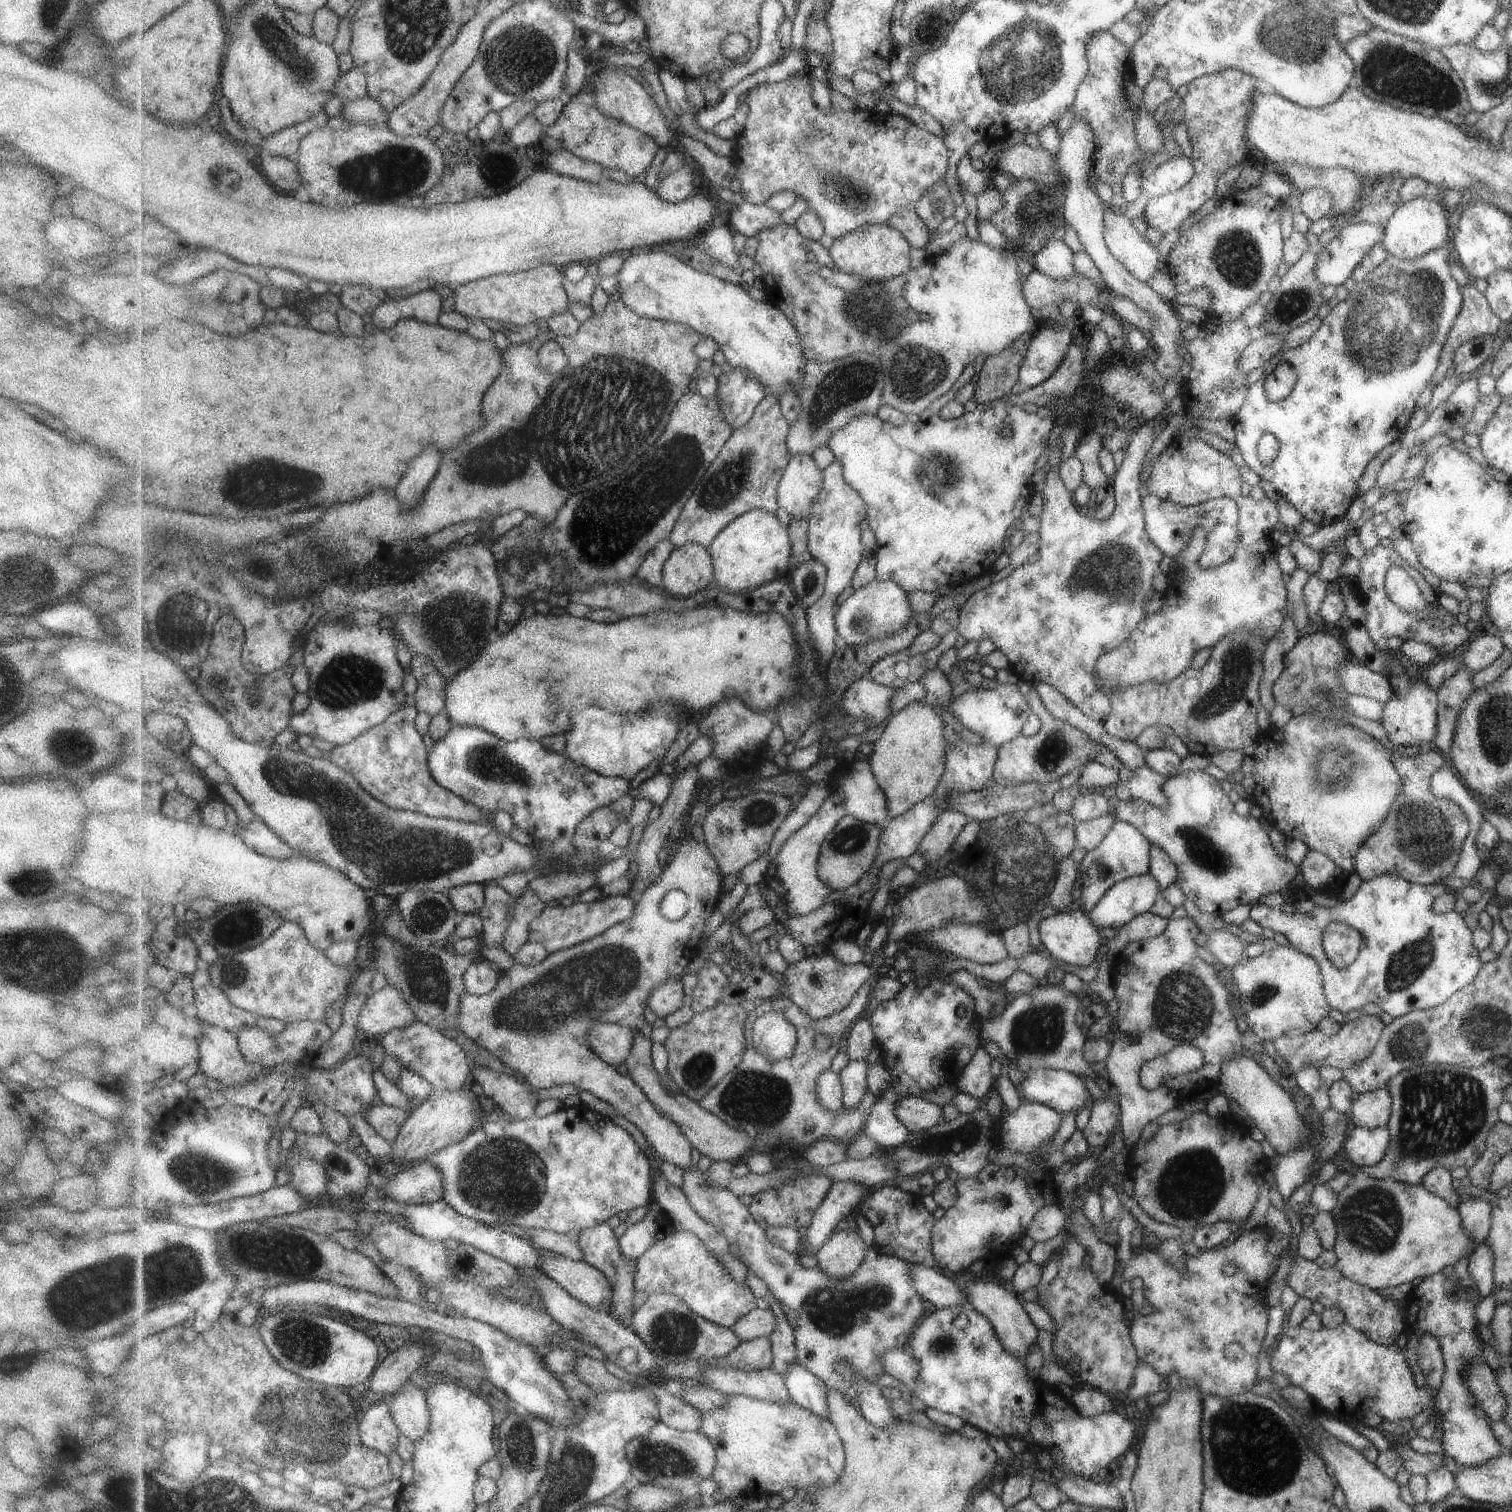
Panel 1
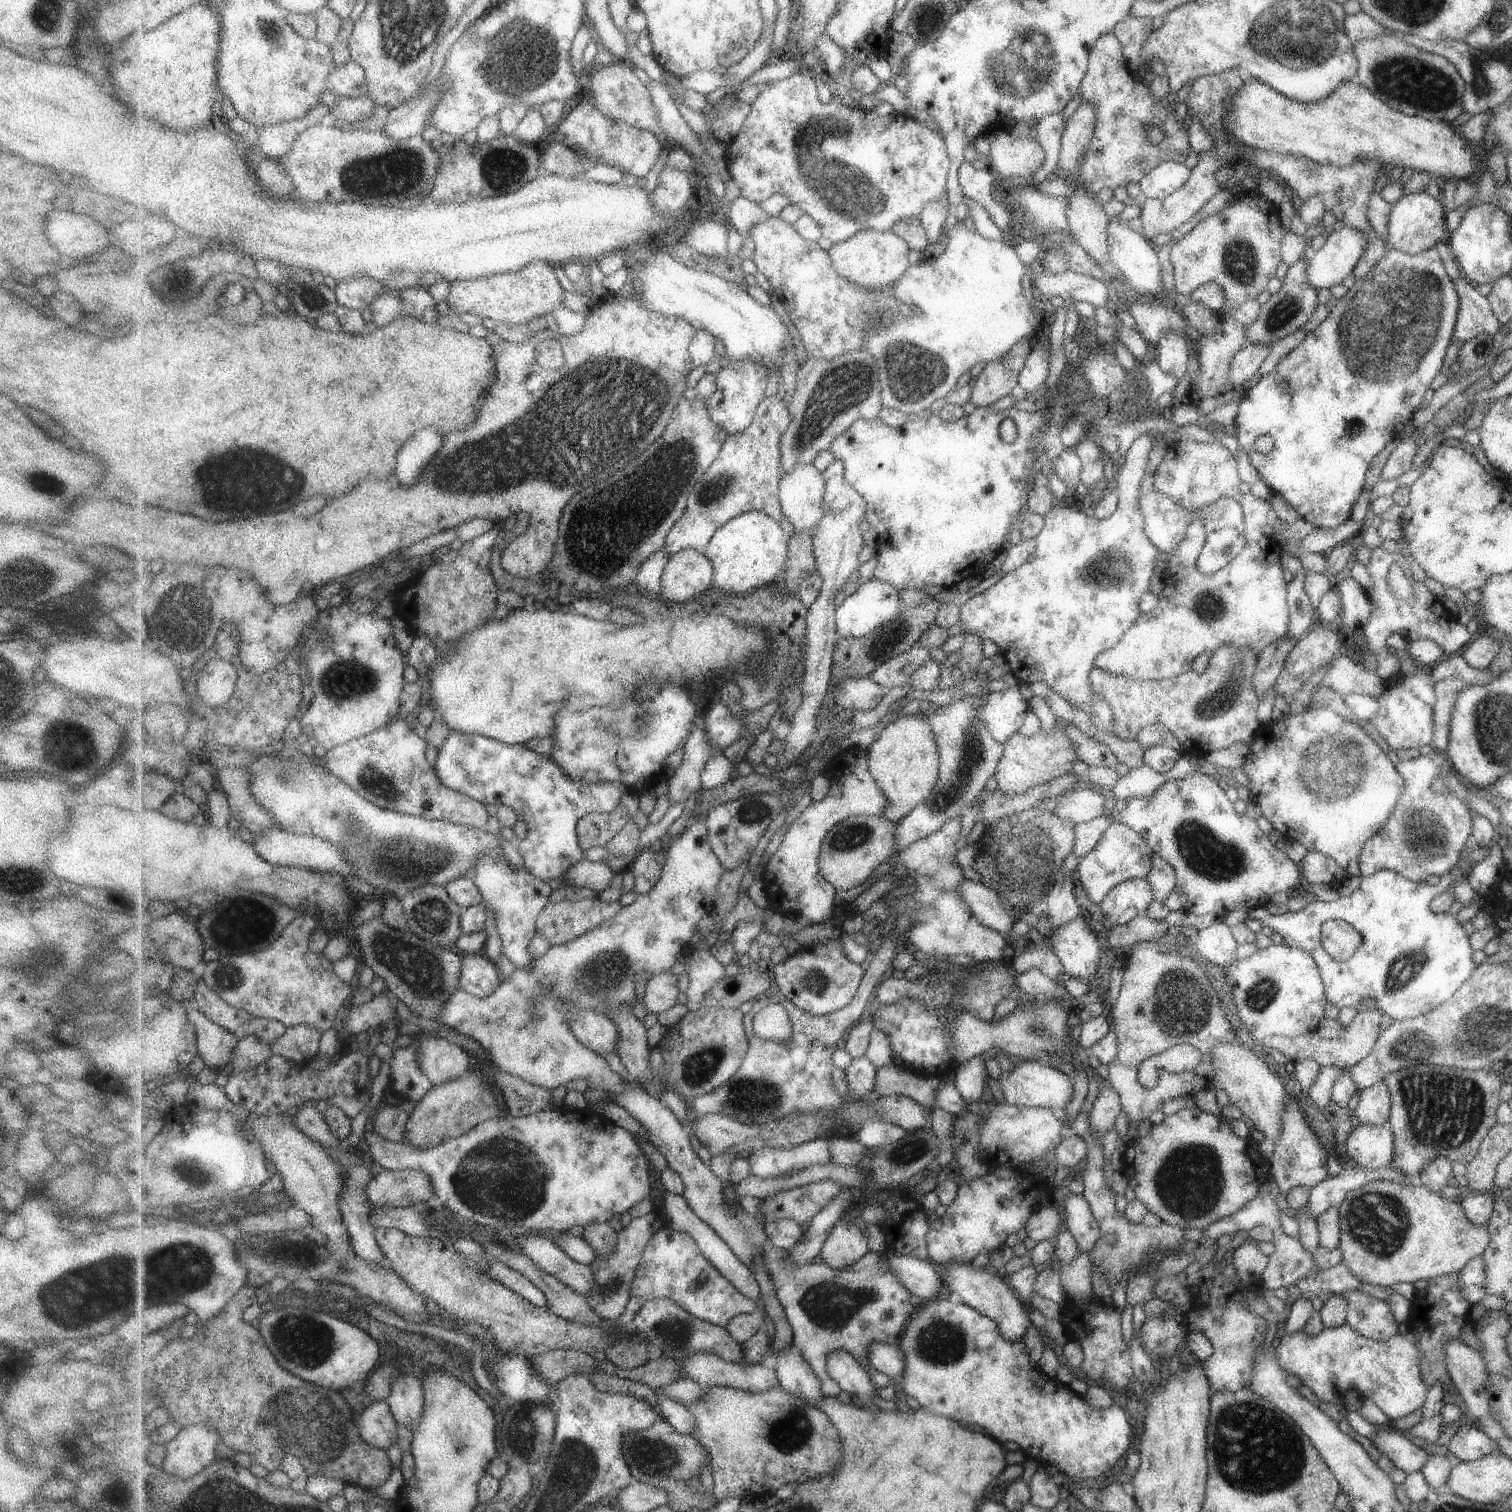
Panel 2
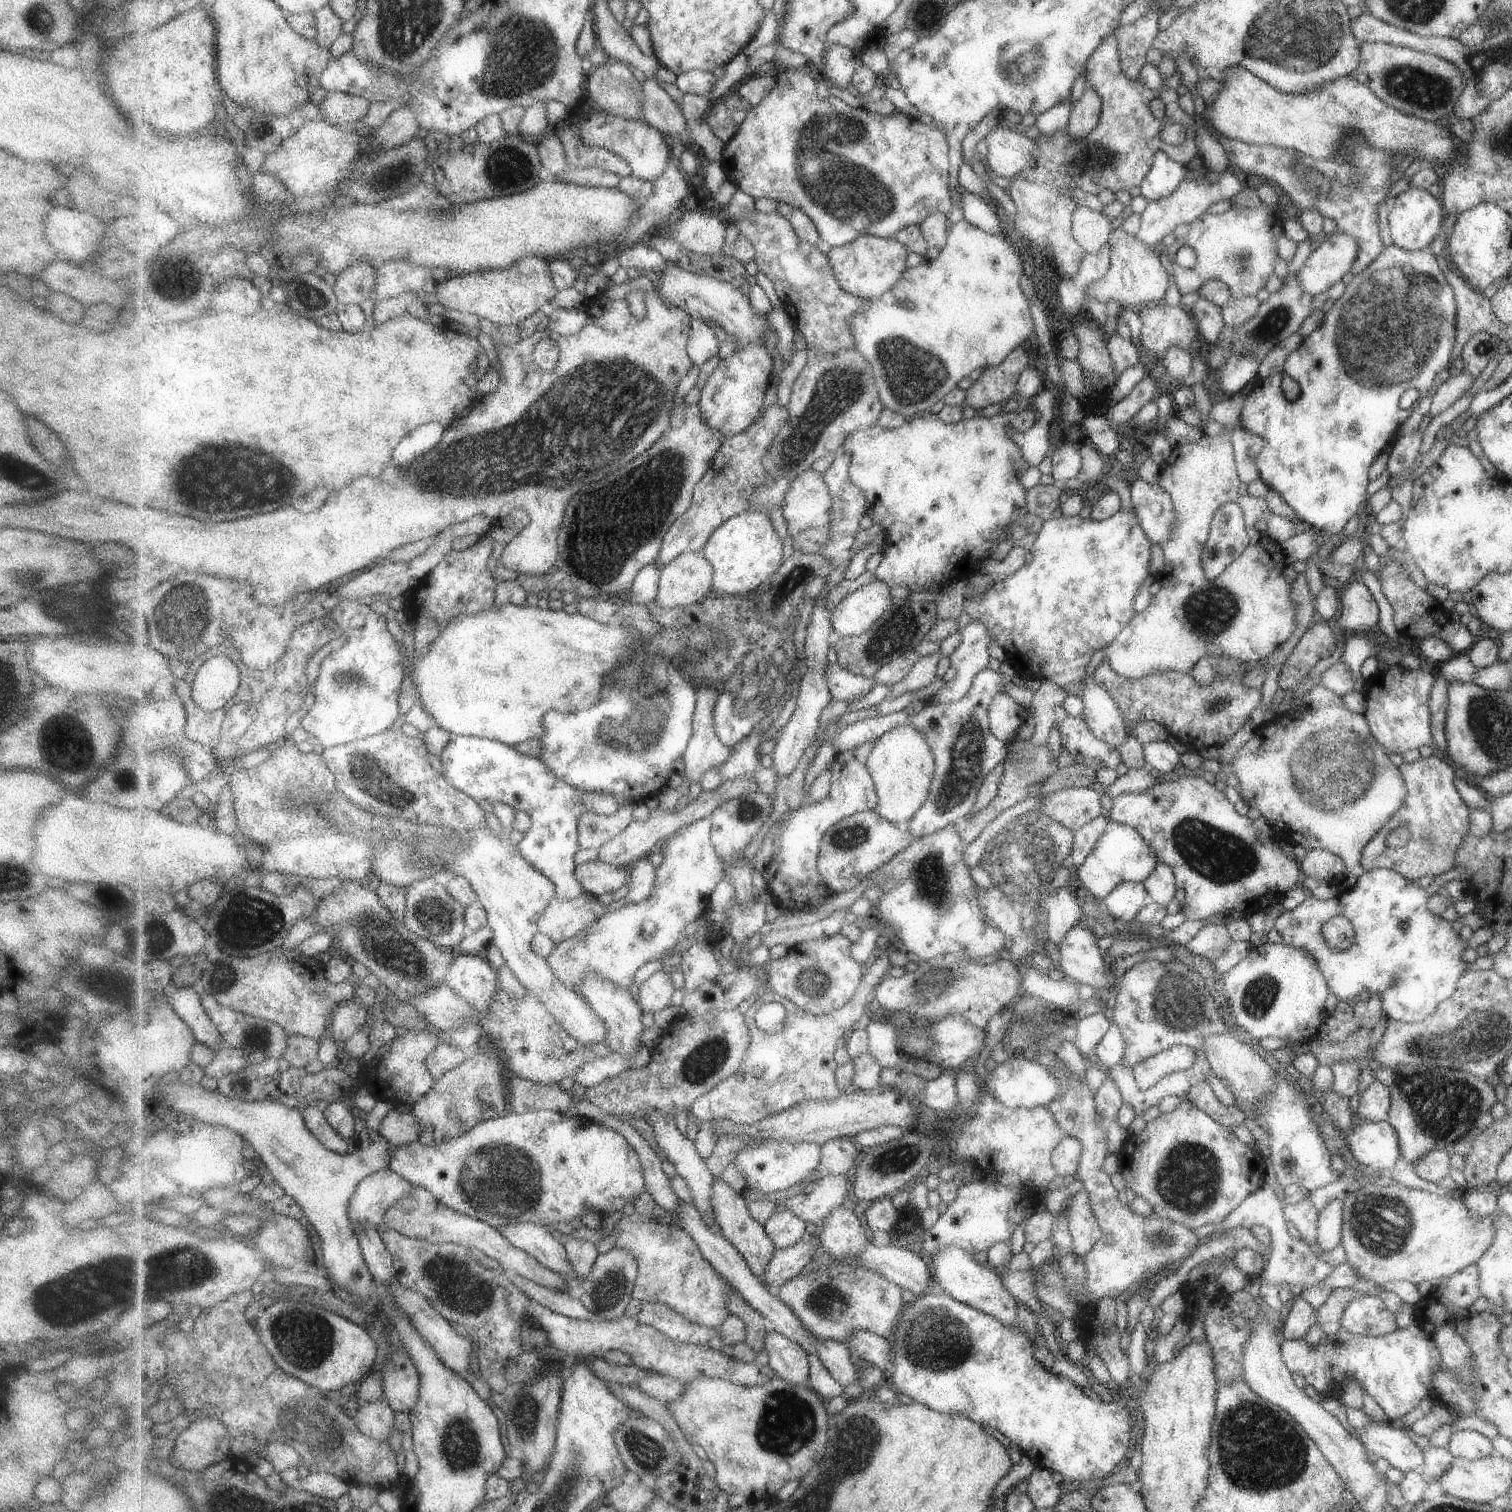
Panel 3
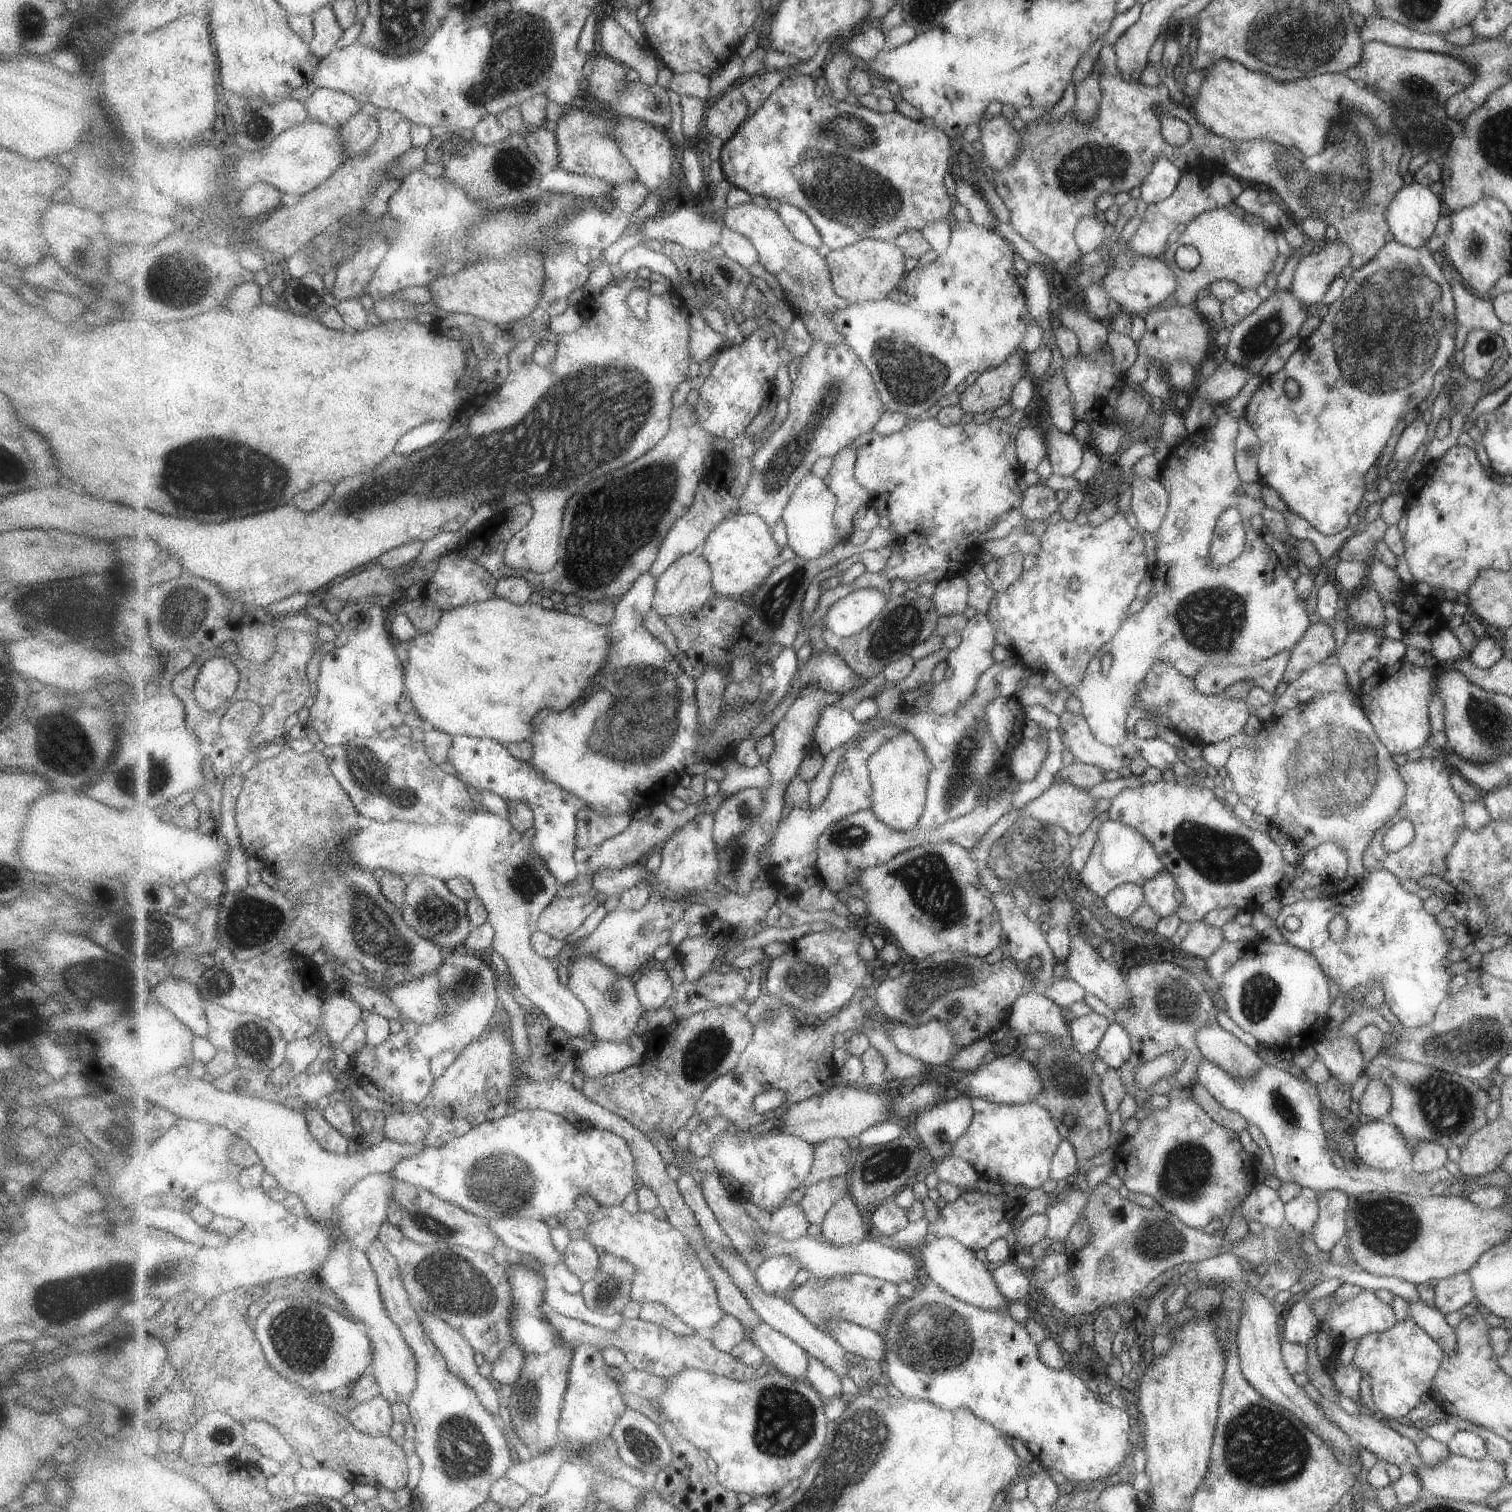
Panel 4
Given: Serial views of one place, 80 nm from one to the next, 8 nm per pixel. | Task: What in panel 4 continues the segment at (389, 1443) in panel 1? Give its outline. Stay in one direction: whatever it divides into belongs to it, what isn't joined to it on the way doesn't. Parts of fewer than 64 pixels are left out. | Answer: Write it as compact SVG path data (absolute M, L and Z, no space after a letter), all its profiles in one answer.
M381 1394L348 1410L347 1418L364 1433L389 1435L396 1421L393 1418L392 1405Z

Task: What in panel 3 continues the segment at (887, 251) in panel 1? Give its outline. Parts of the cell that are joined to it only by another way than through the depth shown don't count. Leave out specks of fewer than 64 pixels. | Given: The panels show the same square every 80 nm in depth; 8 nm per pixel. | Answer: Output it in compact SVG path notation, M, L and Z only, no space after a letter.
M863 235L843 247L832 247L828 252L830 263L841 288L864 299L883 299L884 294L905 274L908 248L895 237Z

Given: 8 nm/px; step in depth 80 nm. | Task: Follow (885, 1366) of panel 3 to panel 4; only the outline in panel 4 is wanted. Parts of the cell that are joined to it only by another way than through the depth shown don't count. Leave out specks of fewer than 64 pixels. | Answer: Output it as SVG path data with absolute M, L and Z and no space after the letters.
M833 1320L830 1324L831 1336L845 1347L847 1352L884 1363L887 1344L884 1335L874 1330L850 1322Z

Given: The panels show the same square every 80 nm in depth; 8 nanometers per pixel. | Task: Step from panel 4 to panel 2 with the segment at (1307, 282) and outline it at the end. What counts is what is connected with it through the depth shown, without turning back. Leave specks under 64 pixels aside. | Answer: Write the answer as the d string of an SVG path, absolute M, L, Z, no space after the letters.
M1345 225L1339 230L1328 230L1325 242L1306 265L1308 283L1316 290L1341 283L1352 273L1366 246L1363 231Z

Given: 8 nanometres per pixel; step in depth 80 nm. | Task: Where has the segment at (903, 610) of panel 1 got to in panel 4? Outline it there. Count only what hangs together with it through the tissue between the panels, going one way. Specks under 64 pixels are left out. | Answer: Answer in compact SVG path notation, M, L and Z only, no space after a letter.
M874 588L853 591L827 611L823 626L840 639L859 634L884 611L889 598Z

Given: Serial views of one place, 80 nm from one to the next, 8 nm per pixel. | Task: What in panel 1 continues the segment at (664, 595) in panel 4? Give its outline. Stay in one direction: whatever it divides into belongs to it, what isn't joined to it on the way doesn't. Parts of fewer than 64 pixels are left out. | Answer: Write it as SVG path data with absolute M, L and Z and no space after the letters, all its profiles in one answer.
M689 543L675 547L664 566L661 588L672 598L689 598L715 583L715 564L708 548Z

